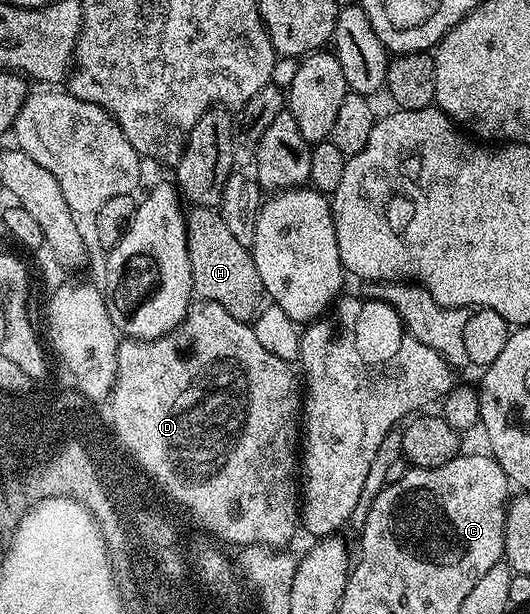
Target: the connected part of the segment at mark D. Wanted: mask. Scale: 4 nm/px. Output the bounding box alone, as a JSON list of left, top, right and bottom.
[115,299,301,550]

